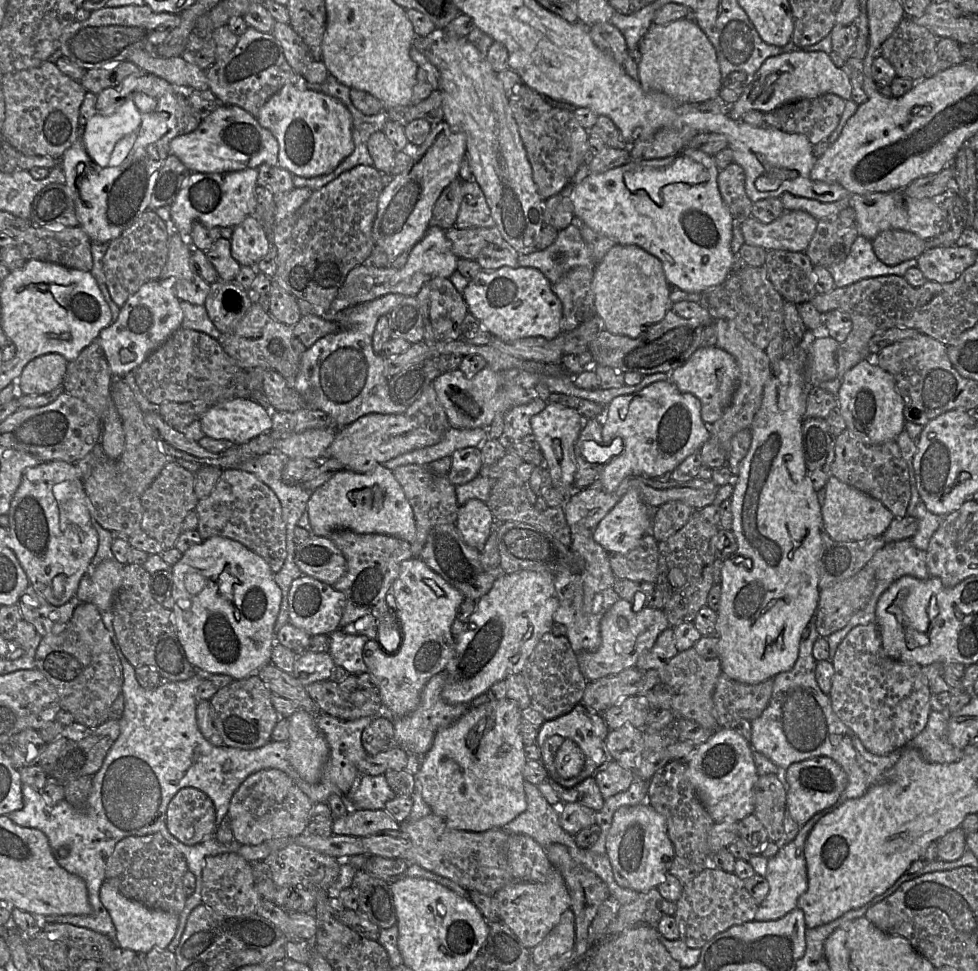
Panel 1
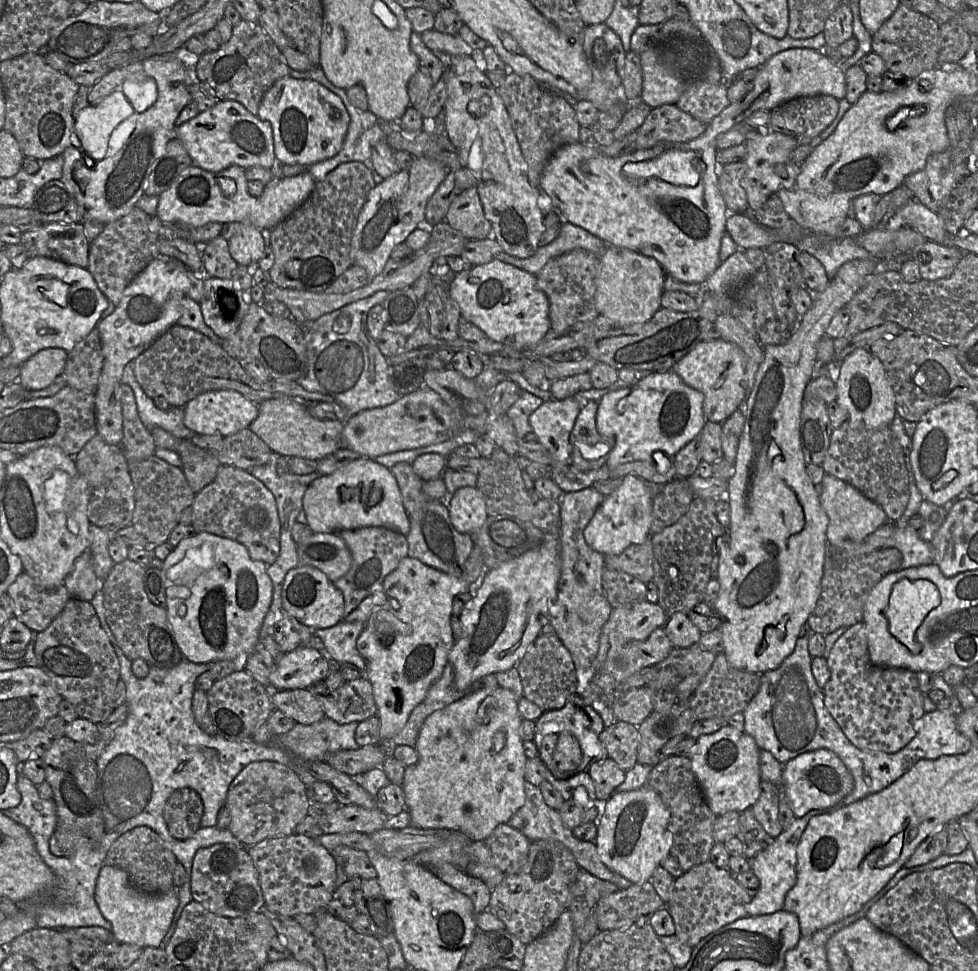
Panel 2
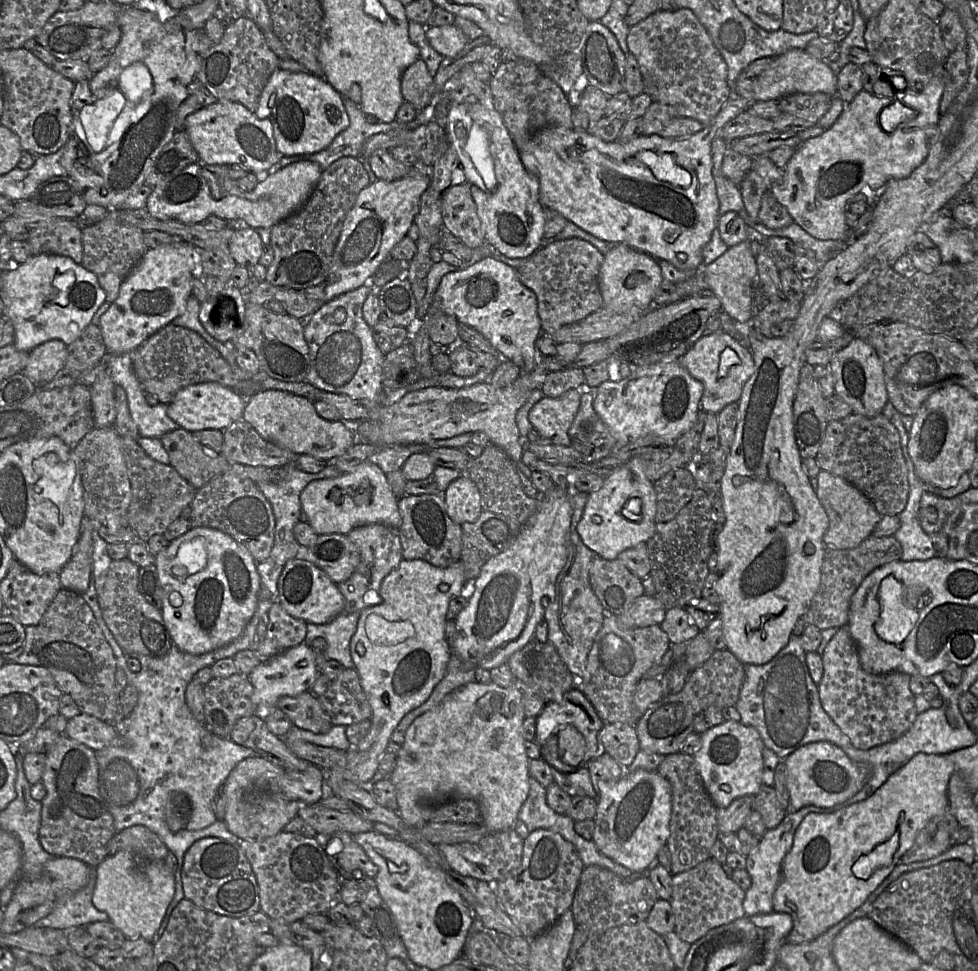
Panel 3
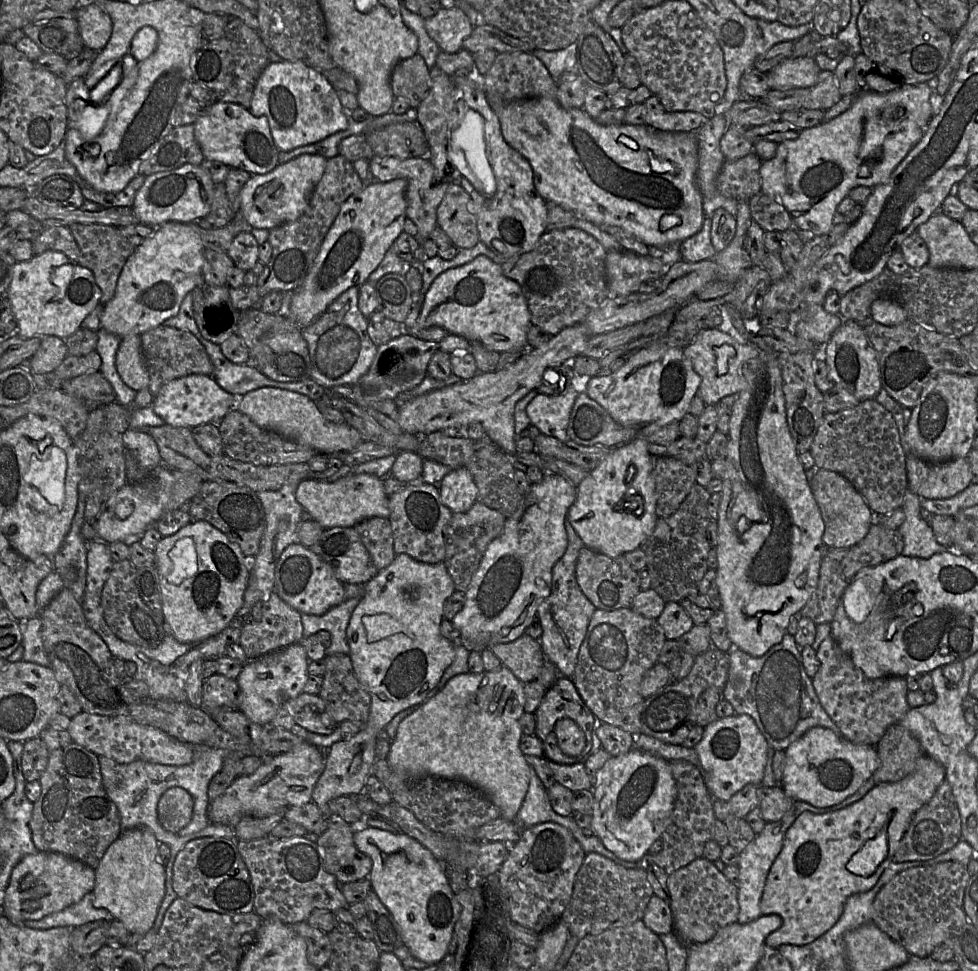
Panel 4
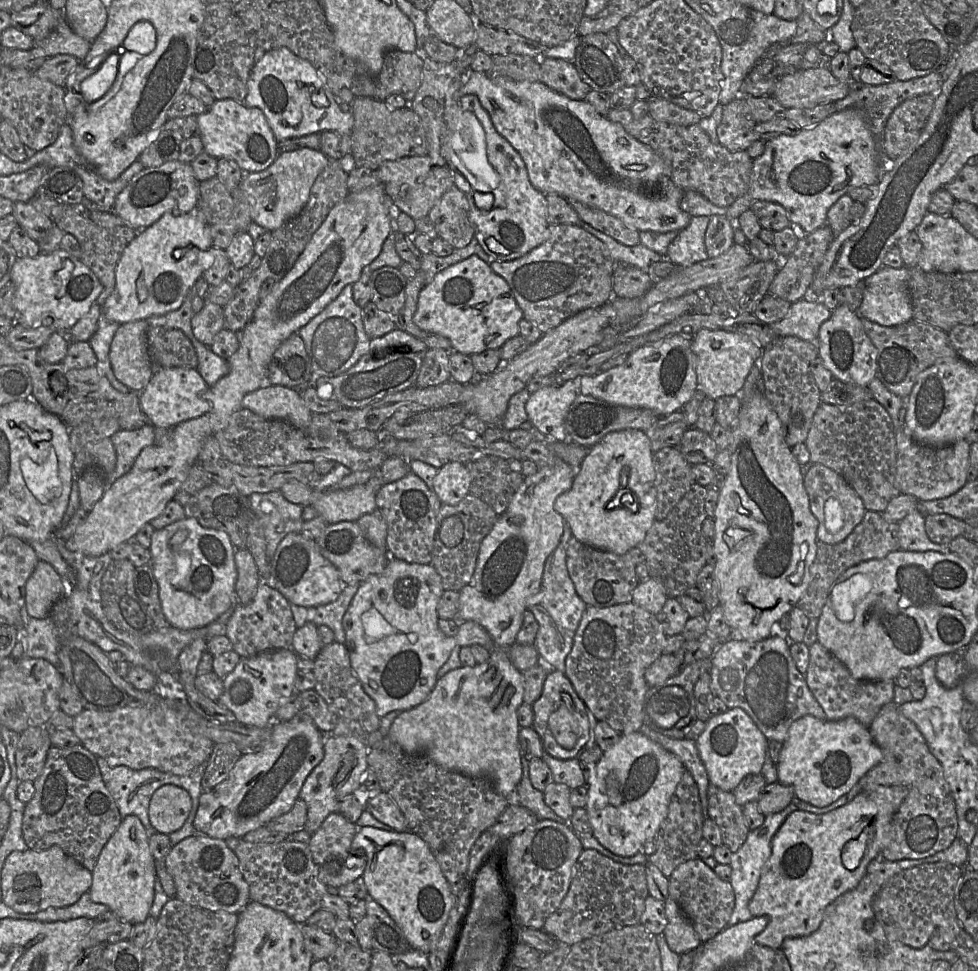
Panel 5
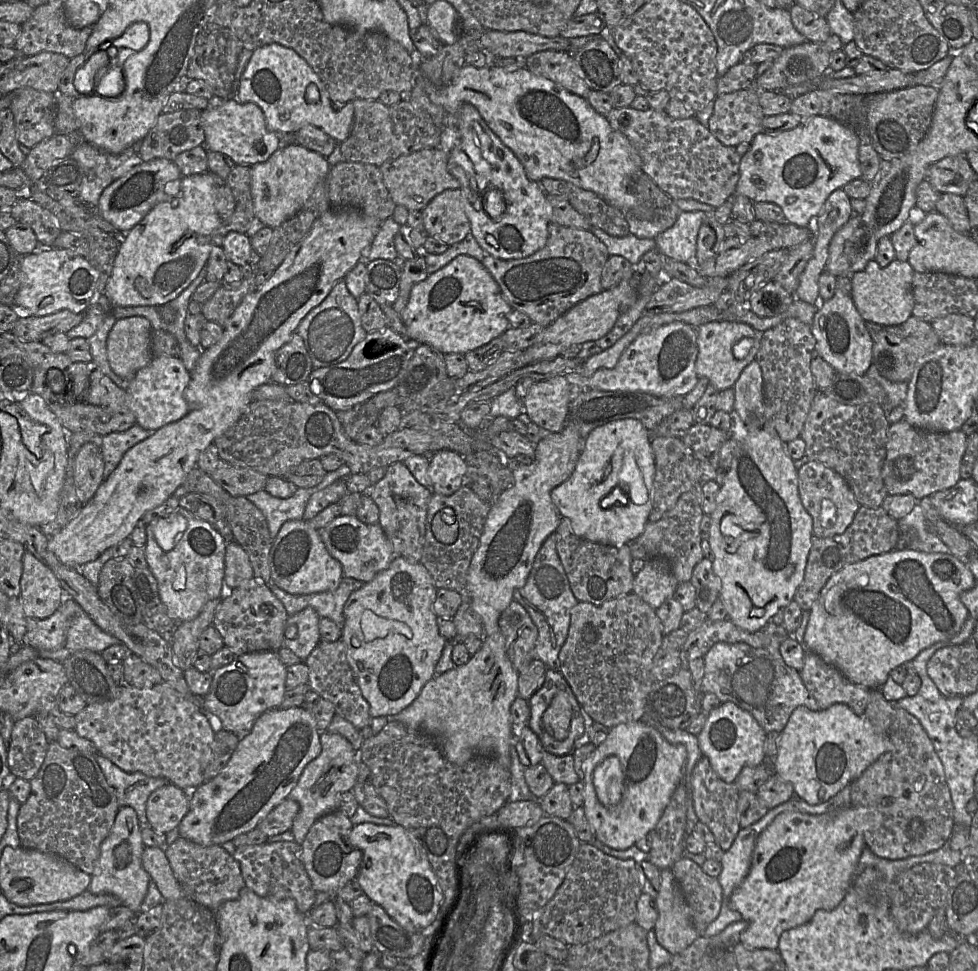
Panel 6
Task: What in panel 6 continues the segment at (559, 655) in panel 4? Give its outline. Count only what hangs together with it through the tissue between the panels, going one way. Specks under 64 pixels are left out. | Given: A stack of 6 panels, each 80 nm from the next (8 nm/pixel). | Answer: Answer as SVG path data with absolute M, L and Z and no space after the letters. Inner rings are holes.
M555 532L543 542L525 585L514 591L513 598L527 610L537 626L535 657L544 662L547 668L559 670L559 652L567 639L571 610L578 600L571 590L566 572L558 556Z

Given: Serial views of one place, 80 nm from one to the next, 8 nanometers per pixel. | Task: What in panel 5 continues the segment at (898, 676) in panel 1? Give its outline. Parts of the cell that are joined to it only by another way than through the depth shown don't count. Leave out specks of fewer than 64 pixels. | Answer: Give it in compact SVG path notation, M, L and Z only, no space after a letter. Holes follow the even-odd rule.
M818 642L809 647L809 653L805 680L828 720L837 721L853 717L869 727L879 710L893 702L895 681L862 681L854 678L847 667Z

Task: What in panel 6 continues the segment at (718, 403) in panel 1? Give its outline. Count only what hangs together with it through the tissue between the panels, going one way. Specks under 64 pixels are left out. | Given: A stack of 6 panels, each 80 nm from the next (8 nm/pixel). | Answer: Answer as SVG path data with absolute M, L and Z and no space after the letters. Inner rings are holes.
M712 321L697 329L697 375L705 377L718 391L733 388L741 372L756 359L761 347L761 335L747 323L739 321Z

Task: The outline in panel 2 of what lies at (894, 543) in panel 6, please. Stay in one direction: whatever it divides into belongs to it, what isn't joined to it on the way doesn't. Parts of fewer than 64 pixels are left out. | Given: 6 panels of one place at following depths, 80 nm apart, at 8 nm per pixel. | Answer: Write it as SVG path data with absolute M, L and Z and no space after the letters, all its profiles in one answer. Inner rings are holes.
M826 546L820 595L807 624L815 632L826 636L843 626L863 621L863 609L871 589L889 572L899 569L902 554L897 548L883 547L859 557L833 557Z

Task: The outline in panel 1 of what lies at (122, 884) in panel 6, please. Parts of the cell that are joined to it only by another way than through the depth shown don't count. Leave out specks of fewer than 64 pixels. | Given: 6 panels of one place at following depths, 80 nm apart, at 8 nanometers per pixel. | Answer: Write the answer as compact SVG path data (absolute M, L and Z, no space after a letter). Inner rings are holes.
M105 880L100 887L100 900L108 910L116 929L116 945L130 949L138 954L146 954L153 949L167 949L173 940L177 926L178 915L155 910L125 897L120 891Z

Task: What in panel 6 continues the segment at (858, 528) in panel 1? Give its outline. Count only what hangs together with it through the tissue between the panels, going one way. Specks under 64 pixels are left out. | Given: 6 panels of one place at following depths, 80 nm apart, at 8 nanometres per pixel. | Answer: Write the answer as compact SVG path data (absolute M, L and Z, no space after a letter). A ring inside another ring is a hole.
M809 461L798 469L801 502L813 519L813 535L826 538L840 535L852 523L860 504L845 479L819 461Z

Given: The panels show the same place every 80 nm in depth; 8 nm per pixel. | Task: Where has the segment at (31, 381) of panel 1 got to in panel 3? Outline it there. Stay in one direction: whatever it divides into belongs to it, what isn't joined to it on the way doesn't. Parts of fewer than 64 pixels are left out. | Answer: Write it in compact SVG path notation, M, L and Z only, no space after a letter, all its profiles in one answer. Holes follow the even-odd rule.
M61 340L46 341L30 351L23 373L34 383L42 386L50 382L65 367L67 345Z

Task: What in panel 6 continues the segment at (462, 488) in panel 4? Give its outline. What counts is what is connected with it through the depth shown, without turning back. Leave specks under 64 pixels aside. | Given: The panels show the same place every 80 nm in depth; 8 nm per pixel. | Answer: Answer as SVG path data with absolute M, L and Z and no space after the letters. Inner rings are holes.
M442 449L430 456L427 472L432 482L432 492L449 496L465 484L467 465L457 452Z

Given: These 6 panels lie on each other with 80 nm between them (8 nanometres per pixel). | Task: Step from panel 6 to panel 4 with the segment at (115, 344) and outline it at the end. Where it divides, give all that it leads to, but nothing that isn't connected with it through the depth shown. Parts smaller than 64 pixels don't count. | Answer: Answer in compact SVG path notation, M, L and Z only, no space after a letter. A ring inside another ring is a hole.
M129 334L121 338L115 364L128 387L135 391L148 388L149 375L142 353L141 335Z

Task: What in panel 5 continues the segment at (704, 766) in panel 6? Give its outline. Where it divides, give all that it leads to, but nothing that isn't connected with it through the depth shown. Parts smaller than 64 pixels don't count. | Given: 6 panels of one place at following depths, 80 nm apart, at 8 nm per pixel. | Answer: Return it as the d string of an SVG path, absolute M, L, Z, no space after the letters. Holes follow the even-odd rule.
M709 782L708 805L706 817L713 820L721 831L722 844L727 846L732 853L739 850L747 839L750 831L742 813L742 808L735 801L732 791L724 791Z

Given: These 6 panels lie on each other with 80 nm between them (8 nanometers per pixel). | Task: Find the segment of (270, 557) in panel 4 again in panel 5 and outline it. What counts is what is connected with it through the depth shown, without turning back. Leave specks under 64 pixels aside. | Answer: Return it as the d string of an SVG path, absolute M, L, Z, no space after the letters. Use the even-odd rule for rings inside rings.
M278 491L253 493L248 496L254 514L260 520L267 544L267 555L272 558L278 545L289 533L300 533L304 507L286 500Z

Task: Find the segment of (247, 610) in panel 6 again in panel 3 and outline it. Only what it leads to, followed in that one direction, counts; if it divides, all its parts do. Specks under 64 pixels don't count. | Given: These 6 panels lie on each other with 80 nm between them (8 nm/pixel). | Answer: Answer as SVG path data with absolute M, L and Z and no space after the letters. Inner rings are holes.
M279 602L269 610L269 623L263 641L257 647L257 654L268 660L290 648L305 642L307 623L289 615Z

